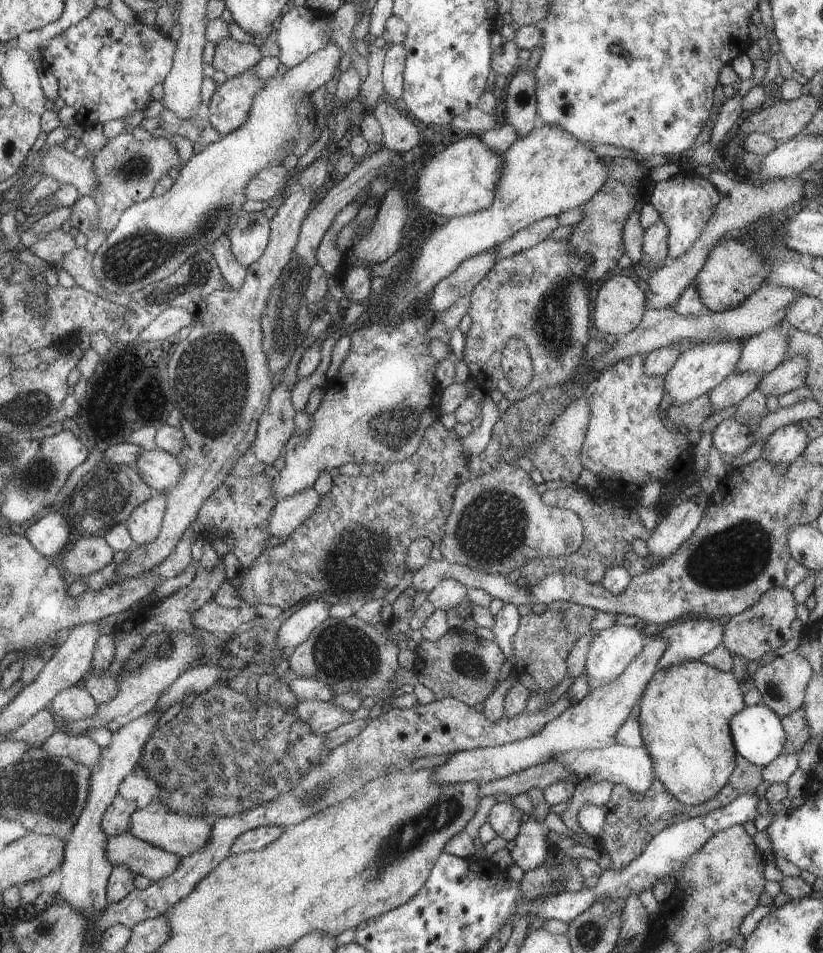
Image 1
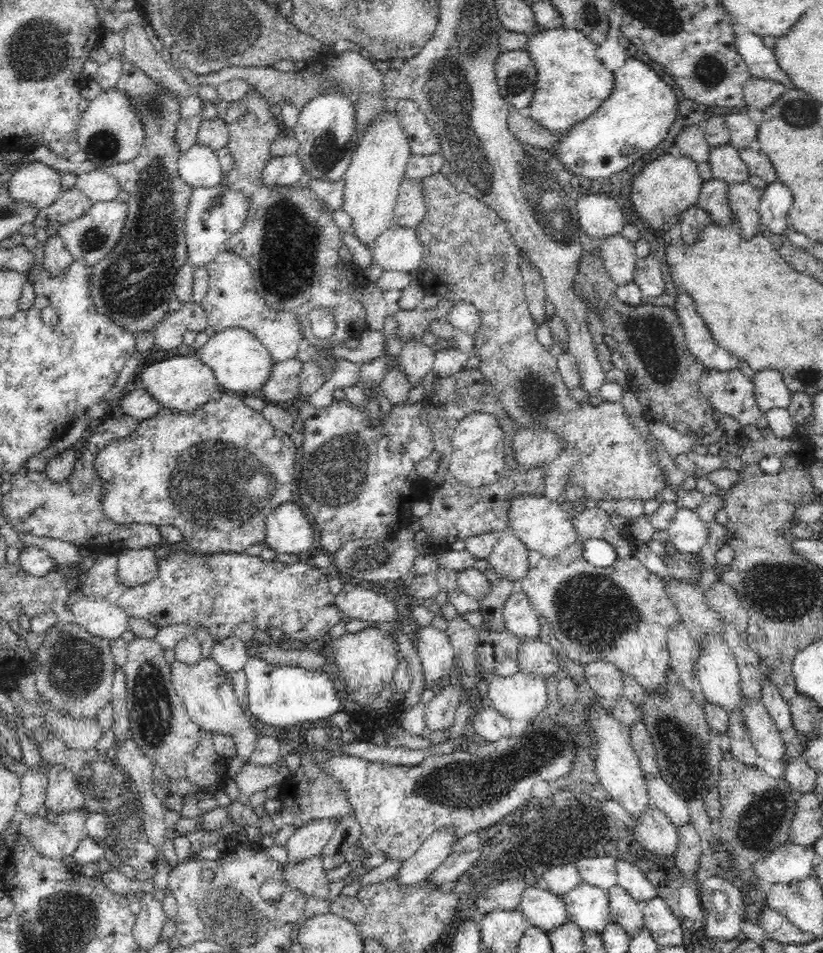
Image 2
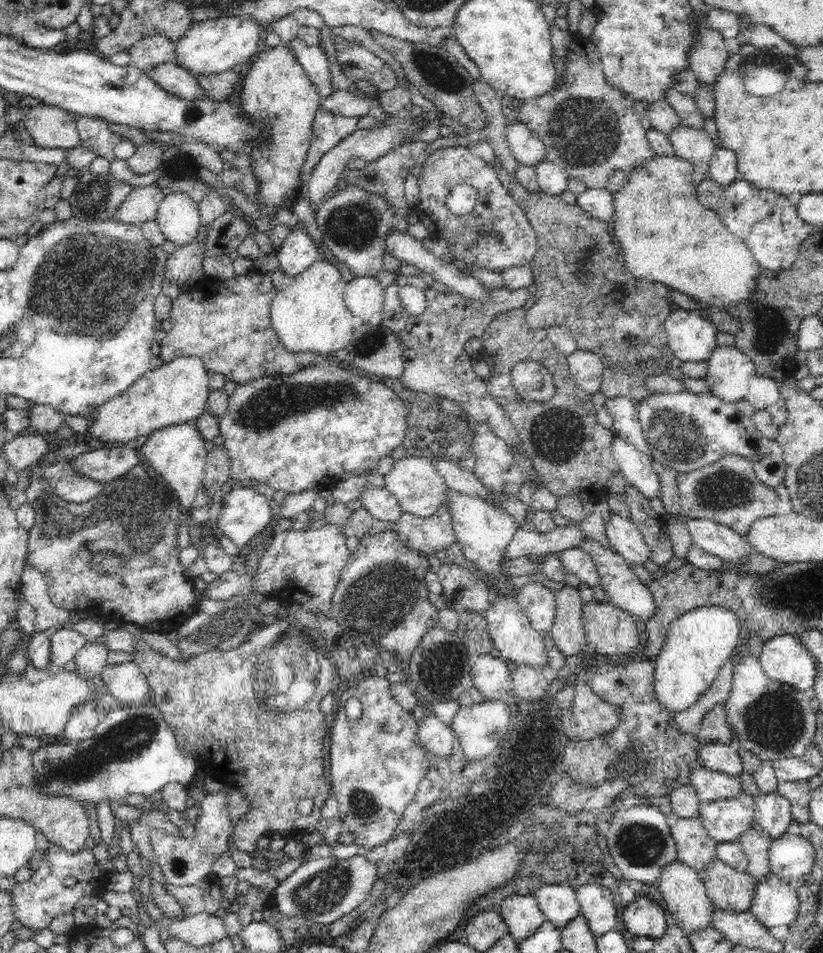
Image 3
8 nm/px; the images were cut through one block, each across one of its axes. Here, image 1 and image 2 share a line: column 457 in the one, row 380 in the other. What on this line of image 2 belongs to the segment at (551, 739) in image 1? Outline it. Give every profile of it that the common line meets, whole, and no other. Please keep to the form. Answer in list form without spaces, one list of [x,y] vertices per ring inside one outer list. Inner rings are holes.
[[[766,369],[752,378],[755,384],[756,402],[764,412],[772,408],[787,409],[791,402],[791,391],[784,383],[780,372]]]

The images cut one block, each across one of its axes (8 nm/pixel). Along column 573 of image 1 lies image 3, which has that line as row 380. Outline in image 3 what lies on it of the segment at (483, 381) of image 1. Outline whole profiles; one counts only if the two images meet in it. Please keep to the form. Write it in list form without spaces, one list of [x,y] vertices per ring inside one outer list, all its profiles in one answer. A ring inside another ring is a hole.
[[[328,359],[288,376],[266,376],[237,384],[227,411],[219,419],[219,436],[230,455],[229,478],[236,481],[252,478],[290,495],[310,488],[334,486],[344,474],[376,468],[378,460],[389,456],[405,440],[406,414],[404,401],[392,388],[336,359]]]

